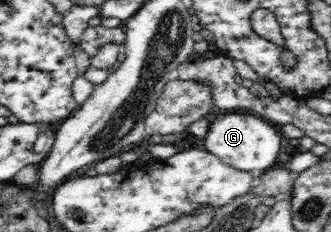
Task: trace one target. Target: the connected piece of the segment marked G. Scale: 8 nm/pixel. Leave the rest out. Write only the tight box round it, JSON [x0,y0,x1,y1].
[203,113,281,176]

